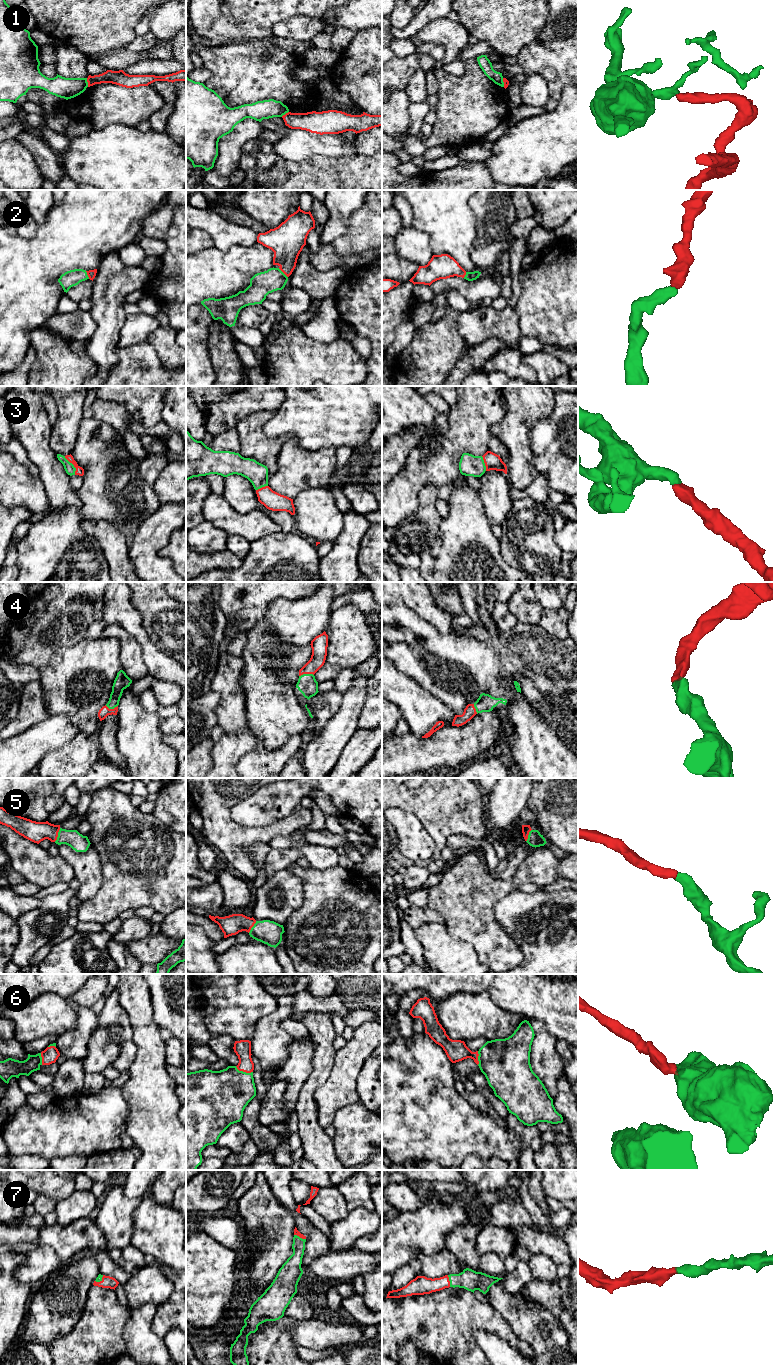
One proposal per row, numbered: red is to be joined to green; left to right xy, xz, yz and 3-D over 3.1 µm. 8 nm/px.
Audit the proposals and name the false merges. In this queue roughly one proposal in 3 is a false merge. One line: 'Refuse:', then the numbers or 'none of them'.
Refuse: 1

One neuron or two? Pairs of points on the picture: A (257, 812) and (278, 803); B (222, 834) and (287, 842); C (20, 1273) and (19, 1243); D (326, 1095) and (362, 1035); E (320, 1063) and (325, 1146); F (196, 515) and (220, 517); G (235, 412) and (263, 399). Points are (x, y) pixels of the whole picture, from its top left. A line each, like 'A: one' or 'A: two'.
A: one
B: two
C: two
D: one
E: one
F: two
G: one

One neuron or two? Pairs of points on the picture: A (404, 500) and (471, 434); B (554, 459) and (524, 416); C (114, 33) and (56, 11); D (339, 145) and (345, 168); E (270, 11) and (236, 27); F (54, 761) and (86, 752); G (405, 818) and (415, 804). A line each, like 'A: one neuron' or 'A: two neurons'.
A: one neuron
B: two neurons
C: one neuron
D: two neurons
E: one neuron
F: one neuron
G: two neurons

